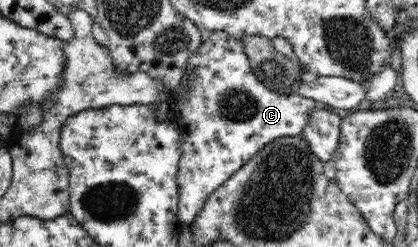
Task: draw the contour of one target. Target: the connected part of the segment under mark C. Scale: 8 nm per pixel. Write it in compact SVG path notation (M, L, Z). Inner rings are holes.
M213 32L206 41L202 41L201 47L189 56L185 70L188 68L196 72L190 81L190 88L188 91L171 93L170 97L173 102L171 121L177 126L182 141L182 154L176 175L179 220L191 225L201 213L209 195L249 159L253 159L257 151L275 139L300 135L315 109L315 100L299 94L284 95L270 90L254 74L243 42L225 32Z

